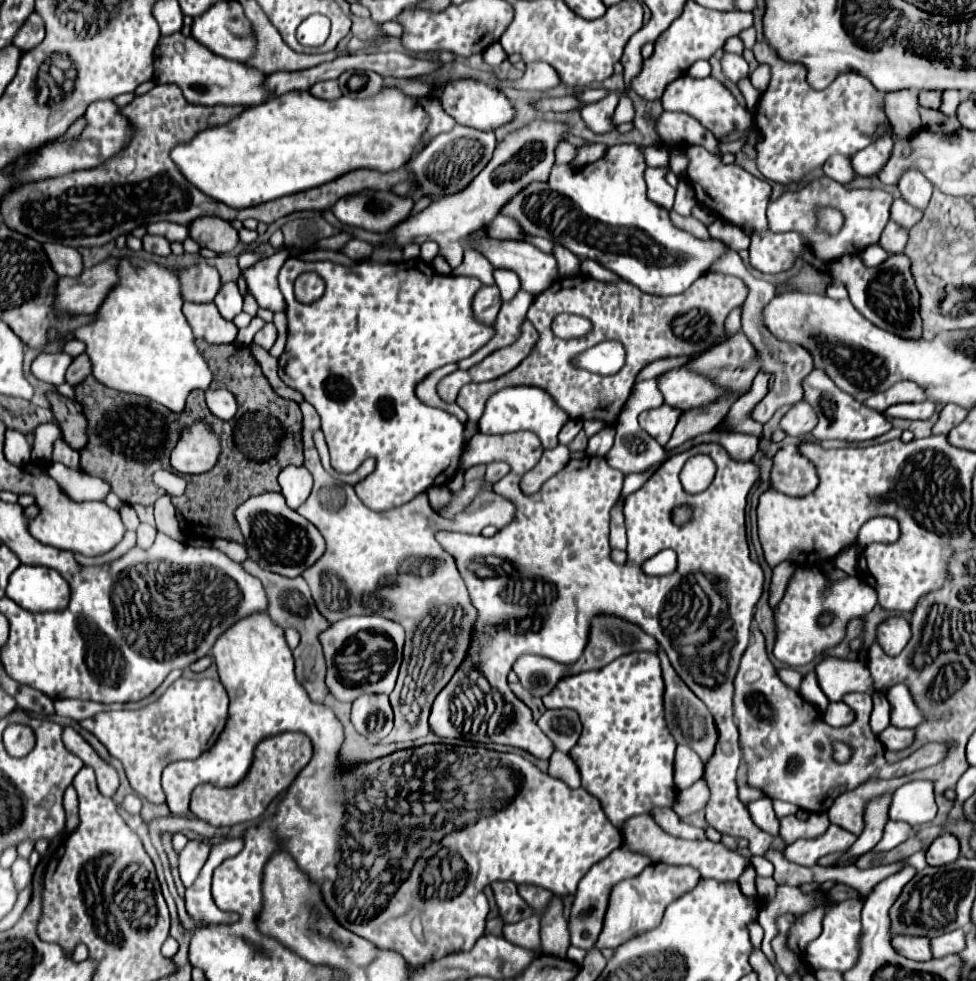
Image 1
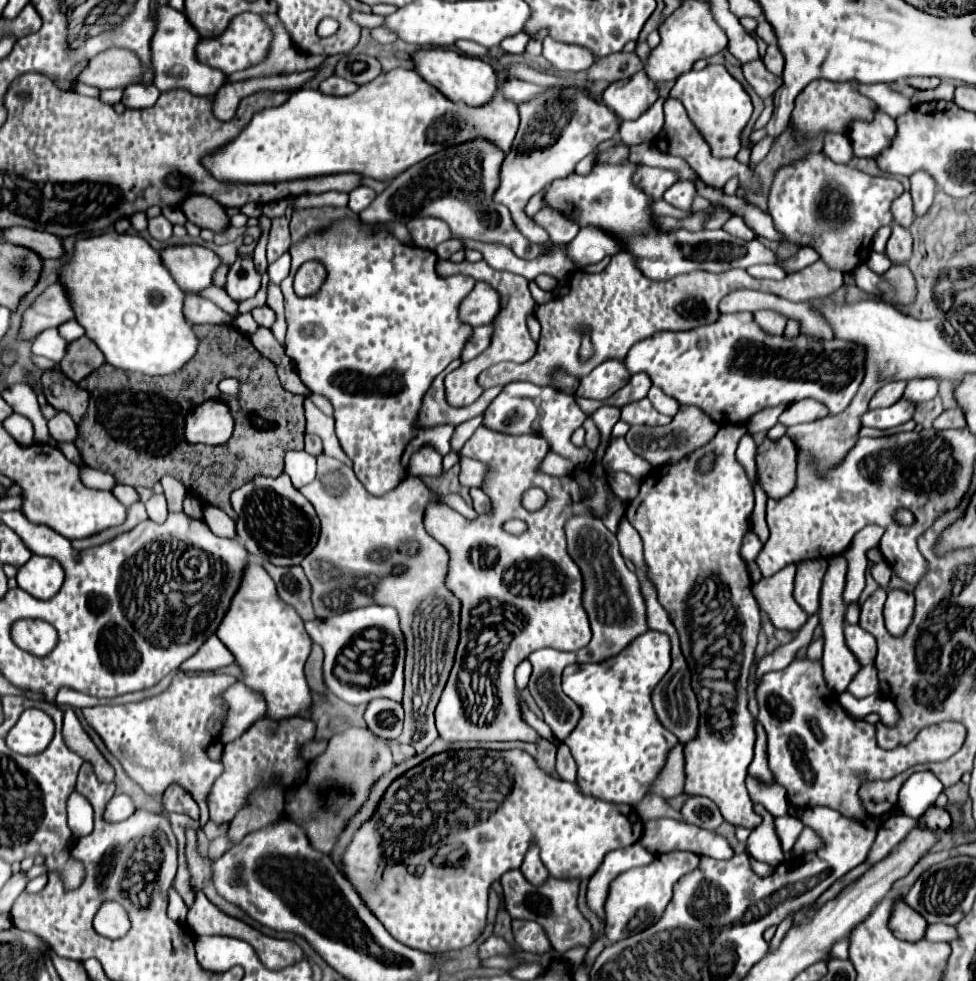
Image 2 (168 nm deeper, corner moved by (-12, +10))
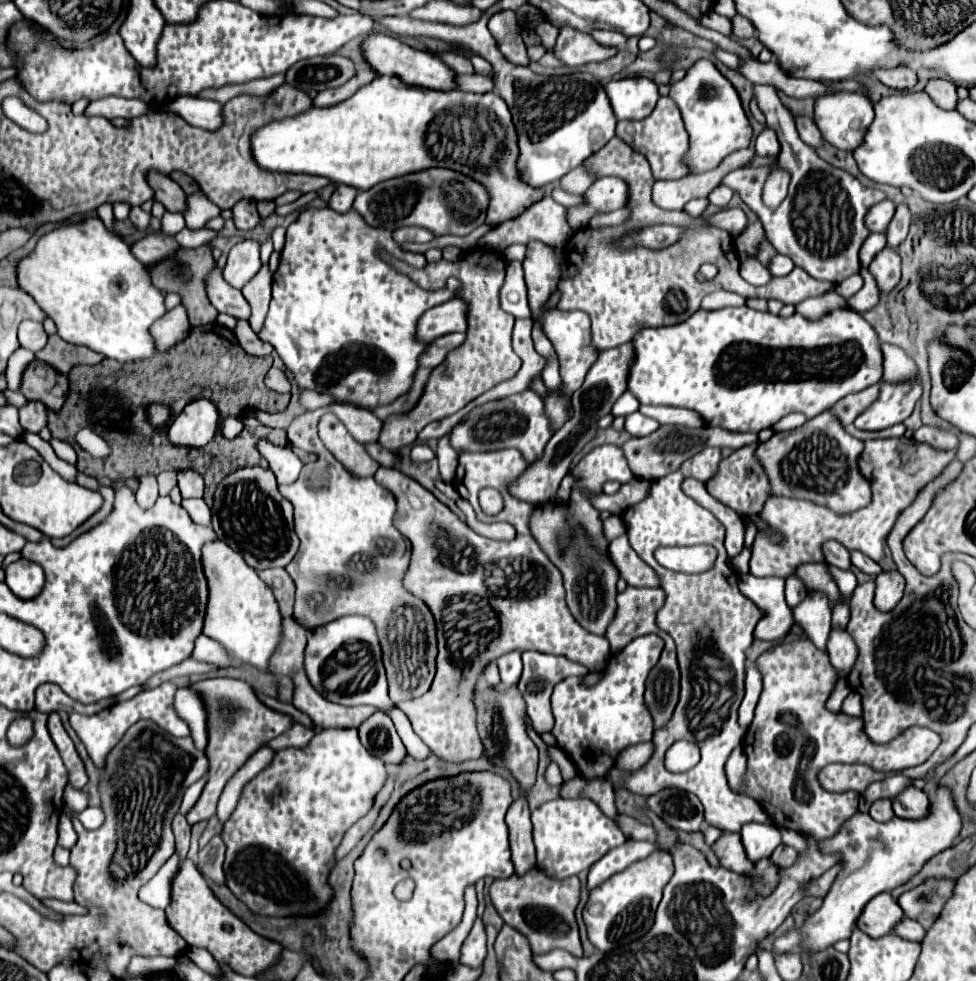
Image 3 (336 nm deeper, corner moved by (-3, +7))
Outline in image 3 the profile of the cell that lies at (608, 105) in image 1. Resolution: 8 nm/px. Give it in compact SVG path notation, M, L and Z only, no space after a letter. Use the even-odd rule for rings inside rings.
M647 76L611 80L605 84L605 92L617 120L647 118L659 100L657 84Z

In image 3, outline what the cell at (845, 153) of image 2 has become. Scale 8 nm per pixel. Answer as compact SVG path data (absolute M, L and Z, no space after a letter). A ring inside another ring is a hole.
M801 116L801 118L795 118L795 120L797 120L795 124L797 124L797 130L799 130L799 136L801 136L801 140L803 140L805 144L809 144L809 146L813 146L813 148L819 148L819 146L825 144L819 128L815 126L815 122L813 122L811 118Z

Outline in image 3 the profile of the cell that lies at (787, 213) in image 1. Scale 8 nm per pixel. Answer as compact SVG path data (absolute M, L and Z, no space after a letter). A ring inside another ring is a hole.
M755 84L753 96L757 100L759 110L767 118L767 126L773 128L779 136L781 152L779 152L777 168L791 174L789 194L777 208L765 206L761 194L763 194L763 184L773 170L771 166L737 168L729 172L721 180L721 184L741 194L743 202L759 216L767 240L773 244L773 248L779 254L789 256L795 262L795 266L807 270L807 274L811 274L813 278L835 284L843 282L847 276L857 274L861 270L859 248L869 236L869 230L865 226L865 214L869 212L871 206L885 200L885 192L879 188L867 188L849 172L821 160L817 152L811 150L811 146L807 146L799 138L799 132L795 128L795 118L781 104L777 90L773 86Z

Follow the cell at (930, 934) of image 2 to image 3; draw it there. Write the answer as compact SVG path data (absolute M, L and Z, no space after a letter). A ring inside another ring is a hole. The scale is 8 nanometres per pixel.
M905 918L903 922L899 922L899 930L895 930L895 934L903 936L907 940L913 940L913 942L923 942L927 930L919 922L915 922L911 918Z

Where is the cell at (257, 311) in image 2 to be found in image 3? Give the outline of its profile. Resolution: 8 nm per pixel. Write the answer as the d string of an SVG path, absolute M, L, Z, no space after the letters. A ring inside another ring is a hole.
M215 266L207 272L205 288L207 288L209 302L217 308L217 312L231 314L239 320L249 320L249 316L251 316L249 302L245 300L245 296L239 290L235 290L233 286L227 286L219 266Z

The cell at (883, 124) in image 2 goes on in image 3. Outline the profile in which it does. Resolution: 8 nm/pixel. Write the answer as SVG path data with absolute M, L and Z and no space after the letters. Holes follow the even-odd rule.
M837 92L831 96L821 96L815 100L815 124L819 130L823 130L823 138L827 138L829 144L833 144L839 150L853 152L859 148L865 140L865 134L873 122L873 102L855 92Z

